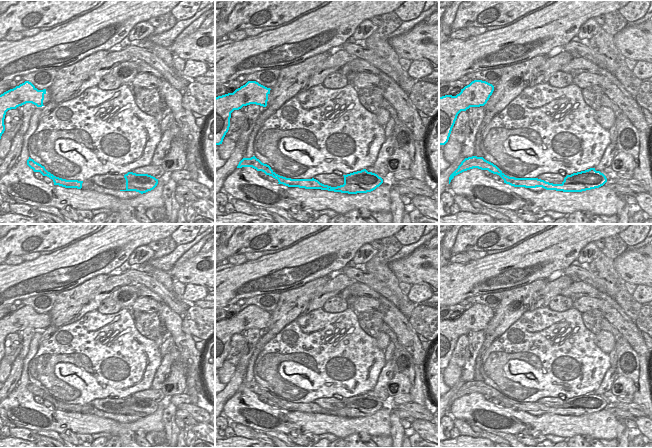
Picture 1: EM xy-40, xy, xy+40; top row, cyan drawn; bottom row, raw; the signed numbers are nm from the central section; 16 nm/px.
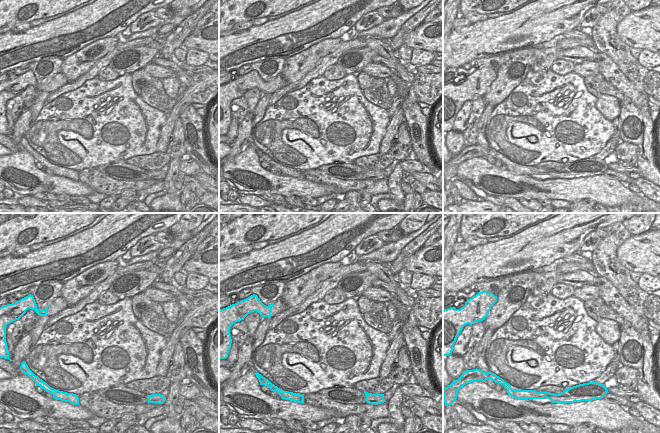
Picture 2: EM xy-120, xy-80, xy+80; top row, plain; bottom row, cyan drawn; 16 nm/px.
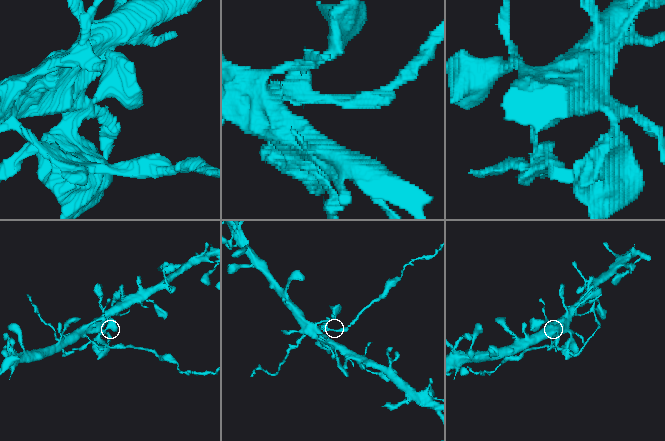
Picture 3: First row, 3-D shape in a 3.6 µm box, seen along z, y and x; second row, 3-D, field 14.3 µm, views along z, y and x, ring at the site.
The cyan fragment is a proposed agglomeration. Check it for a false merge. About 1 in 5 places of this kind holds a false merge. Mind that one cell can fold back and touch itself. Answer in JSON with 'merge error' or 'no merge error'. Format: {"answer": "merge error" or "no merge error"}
{"answer": "merge error"}

